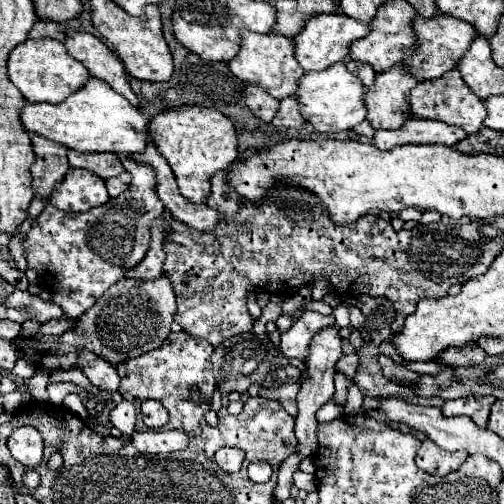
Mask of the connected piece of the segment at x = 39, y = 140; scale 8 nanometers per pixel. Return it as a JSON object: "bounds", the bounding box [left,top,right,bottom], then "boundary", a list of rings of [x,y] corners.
{"bounds":[30,134,70,200],"boundary":[[[30,134],[30,140],[36,154],[36,162],[32,166],[32,188],[38,198],[48,200],[48,194],[52,194],[56,182],[60,182],[60,178],[64,178],[70,170],[66,160],[68,148],[36,134]]]}

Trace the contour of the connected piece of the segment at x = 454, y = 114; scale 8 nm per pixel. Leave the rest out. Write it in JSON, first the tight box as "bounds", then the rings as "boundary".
{"bounds":[410,68,486,134],"boundary":[[[454,68],[436,80],[426,80],[426,82],[420,82],[418,86],[412,88],[410,114],[416,118],[440,120],[440,122],[462,128],[466,134],[474,134],[476,130],[480,130],[482,120],[486,118],[486,108],[484,108],[484,102],[464,84],[462,76]]]}

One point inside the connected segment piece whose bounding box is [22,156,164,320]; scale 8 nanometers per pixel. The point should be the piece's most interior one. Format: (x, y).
(77, 256)

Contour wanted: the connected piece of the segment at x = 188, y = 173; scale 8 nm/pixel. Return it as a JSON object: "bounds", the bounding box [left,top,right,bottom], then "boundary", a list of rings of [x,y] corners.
{"bounds":[148,108,238,204],"boundary":[[[170,108],[150,120],[148,132],[154,138],[158,152],[168,160],[178,182],[180,194],[190,202],[204,204],[210,192],[210,176],[220,170],[226,170],[238,158],[236,130],[232,122],[216,108]]]}

